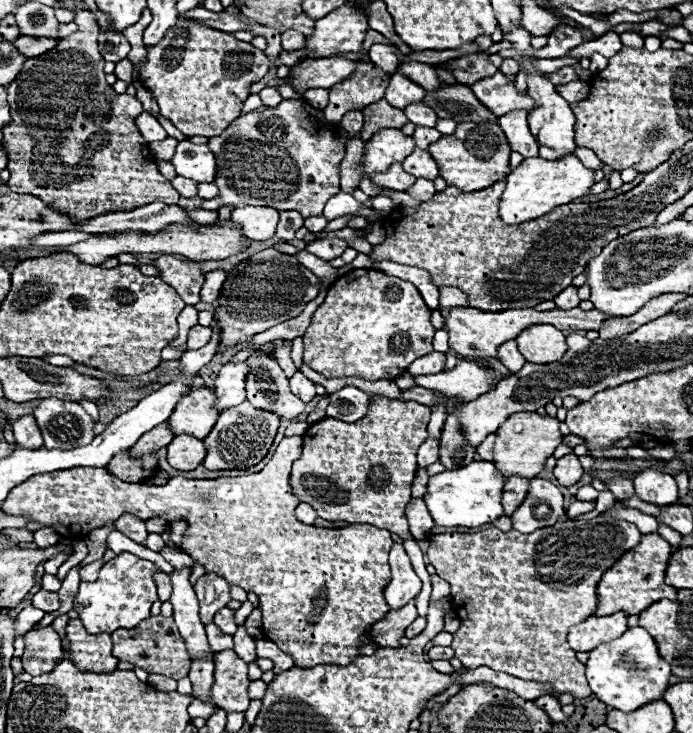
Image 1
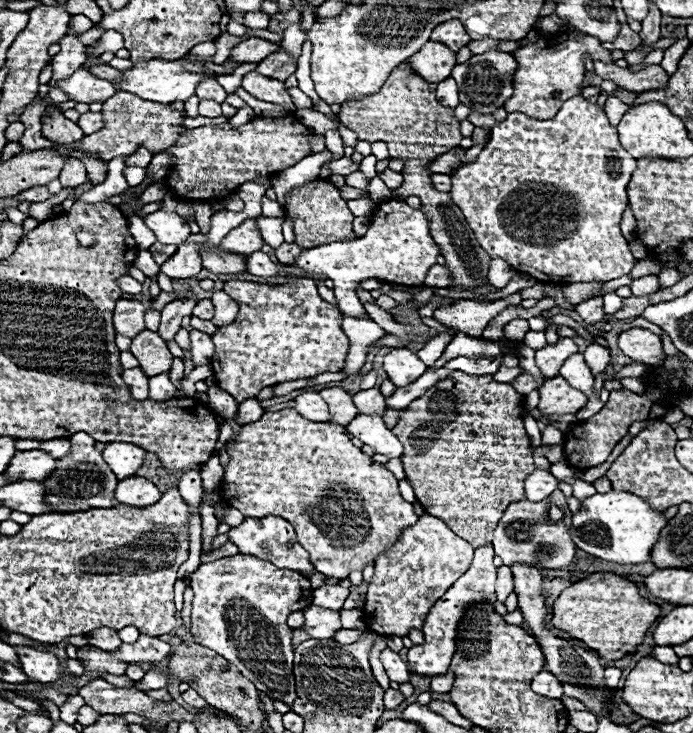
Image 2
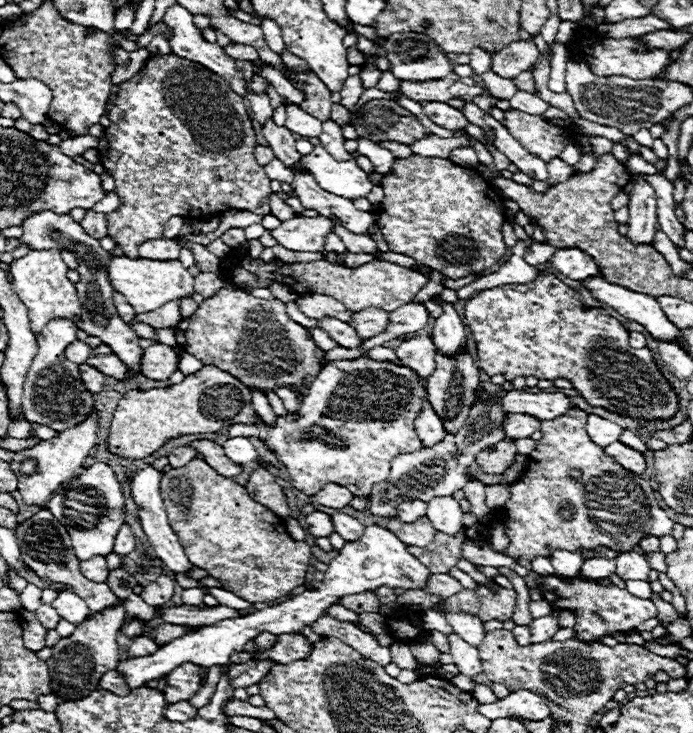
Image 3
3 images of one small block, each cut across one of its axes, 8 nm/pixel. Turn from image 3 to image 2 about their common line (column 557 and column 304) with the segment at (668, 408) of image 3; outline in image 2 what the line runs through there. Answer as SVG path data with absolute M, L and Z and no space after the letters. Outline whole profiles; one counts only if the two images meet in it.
M290 276L284 278L284 282L278 286L228 280L224 282L224 290L232 298L236 298L240 306L240 314L232 324L218 326L216 332L212 334L212 342L216 346L216 352L212 356L212 368L218 386L224 392L232 394L238 402L246 398L254 398L262 388L272 384L300 380L300 378L314 378L322 372L340 372L344 368L350 342L342 330L342 314L334 304L320 298L312 278Z

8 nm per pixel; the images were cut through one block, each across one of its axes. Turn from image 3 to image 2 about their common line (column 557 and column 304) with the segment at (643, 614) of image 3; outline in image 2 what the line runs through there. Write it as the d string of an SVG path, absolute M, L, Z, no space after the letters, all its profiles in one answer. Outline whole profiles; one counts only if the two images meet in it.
M236 554L200 566L190 576L190 588L194 590L194 640L232 662L268 698L292 706L296 698L292 676L294 648L286 618L312 602L310 580L300 572L276 568L248 554Z

